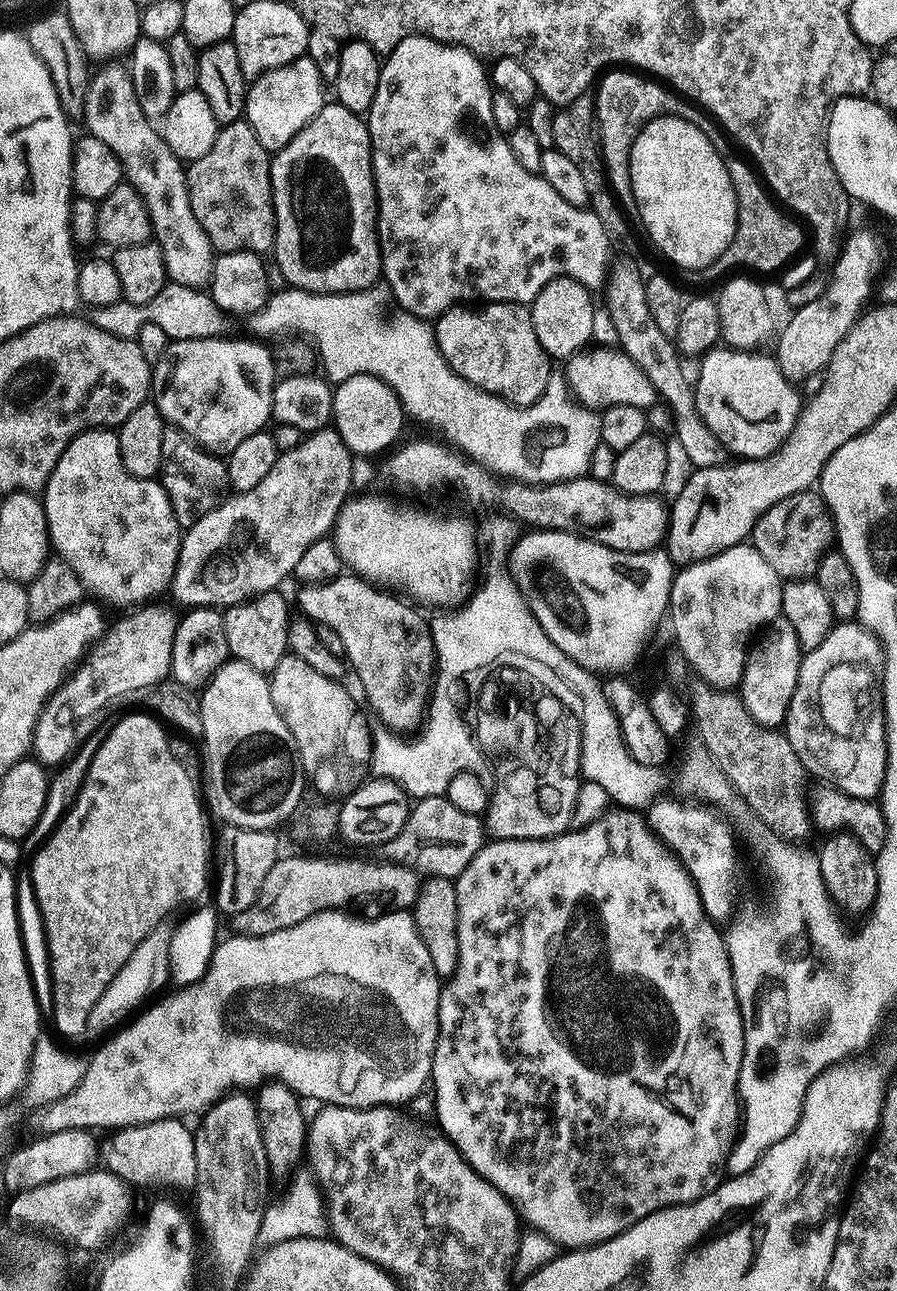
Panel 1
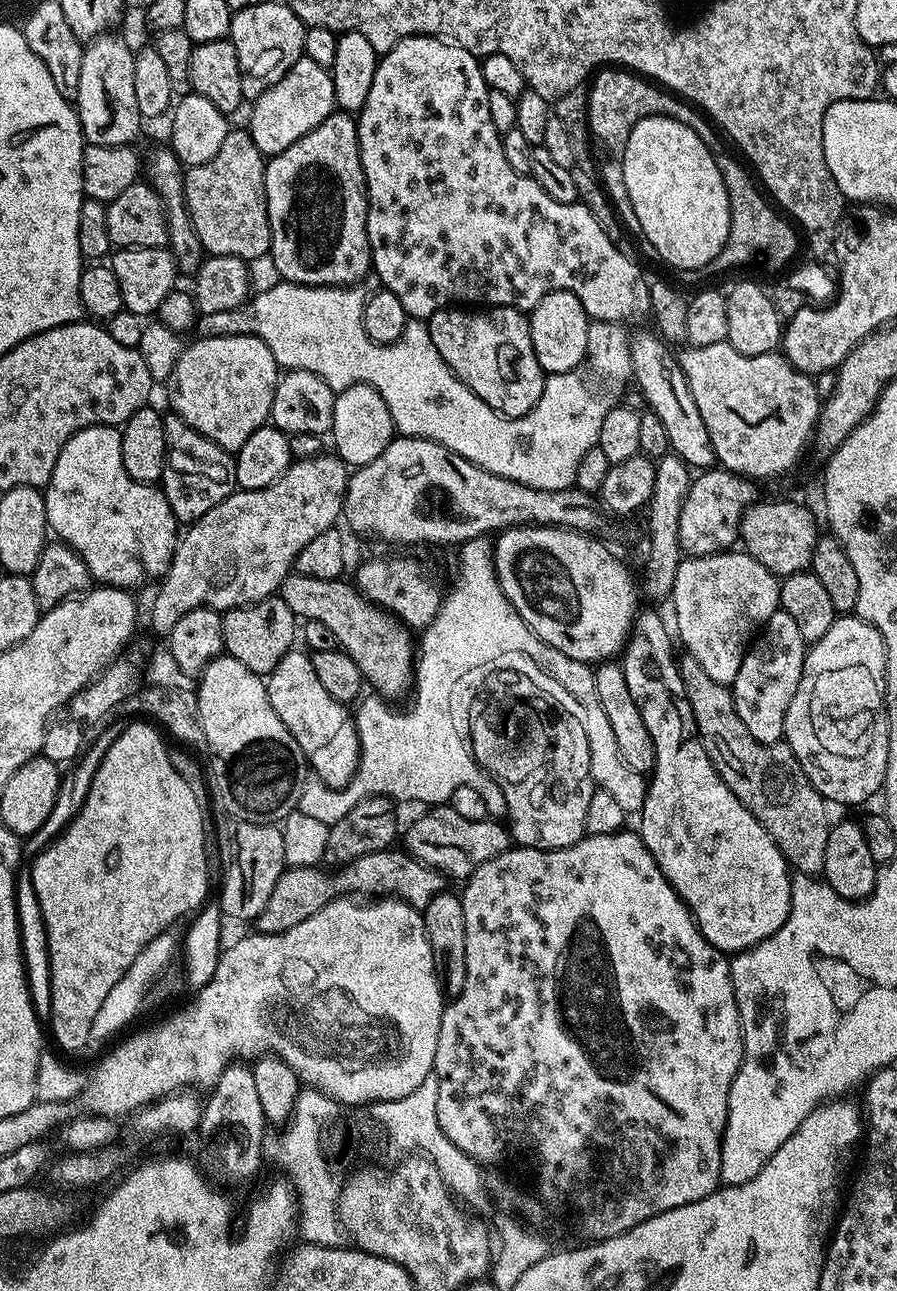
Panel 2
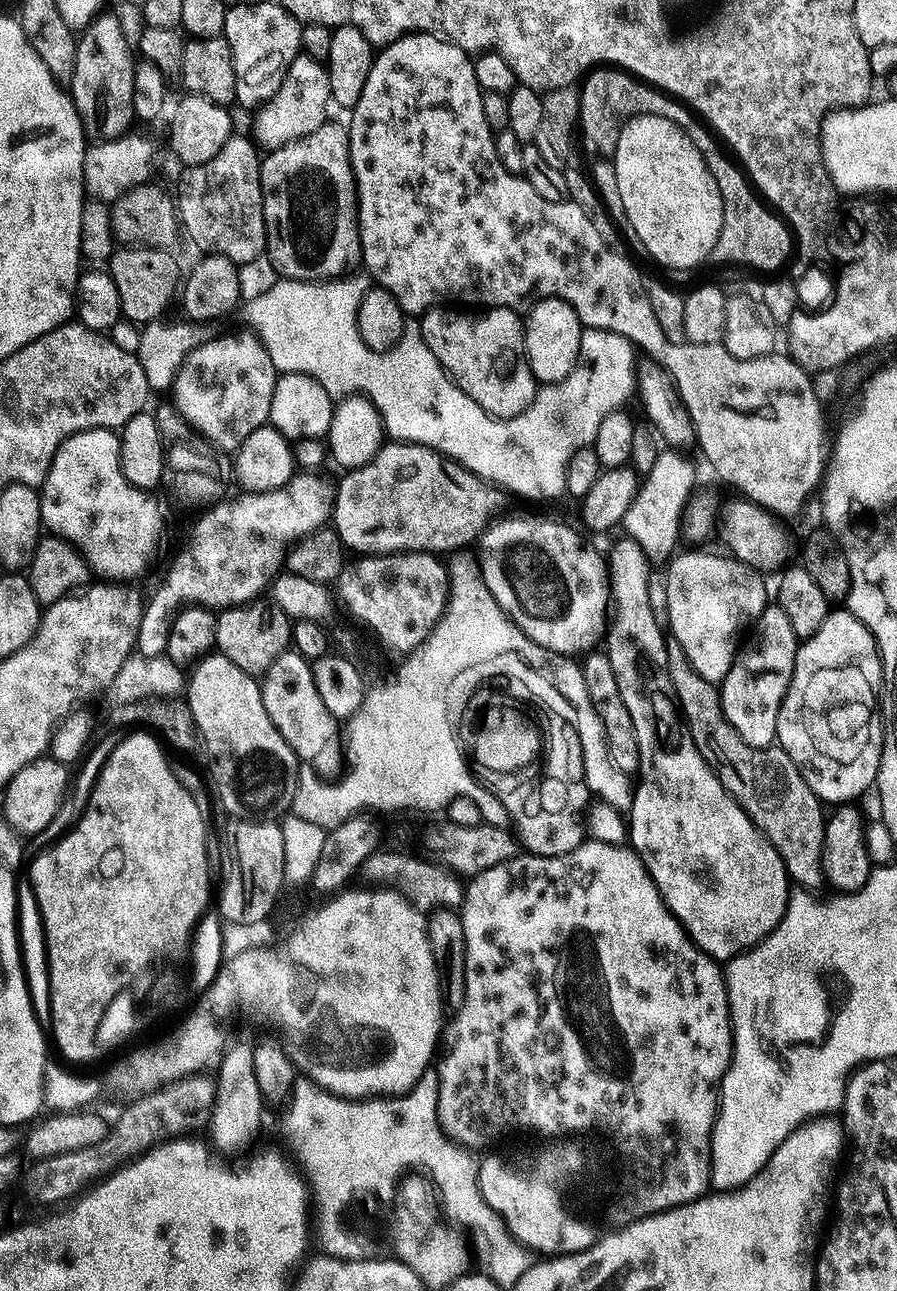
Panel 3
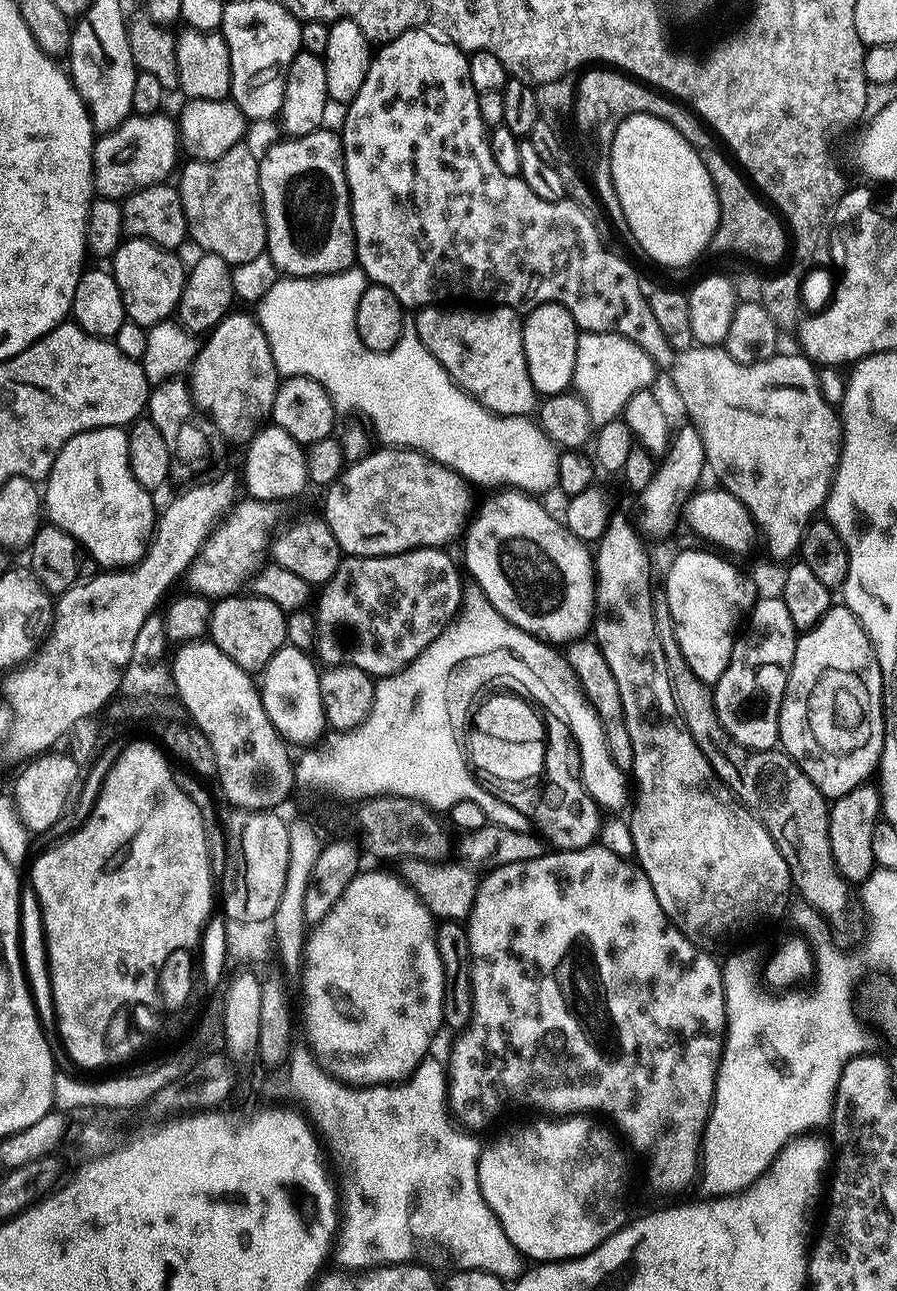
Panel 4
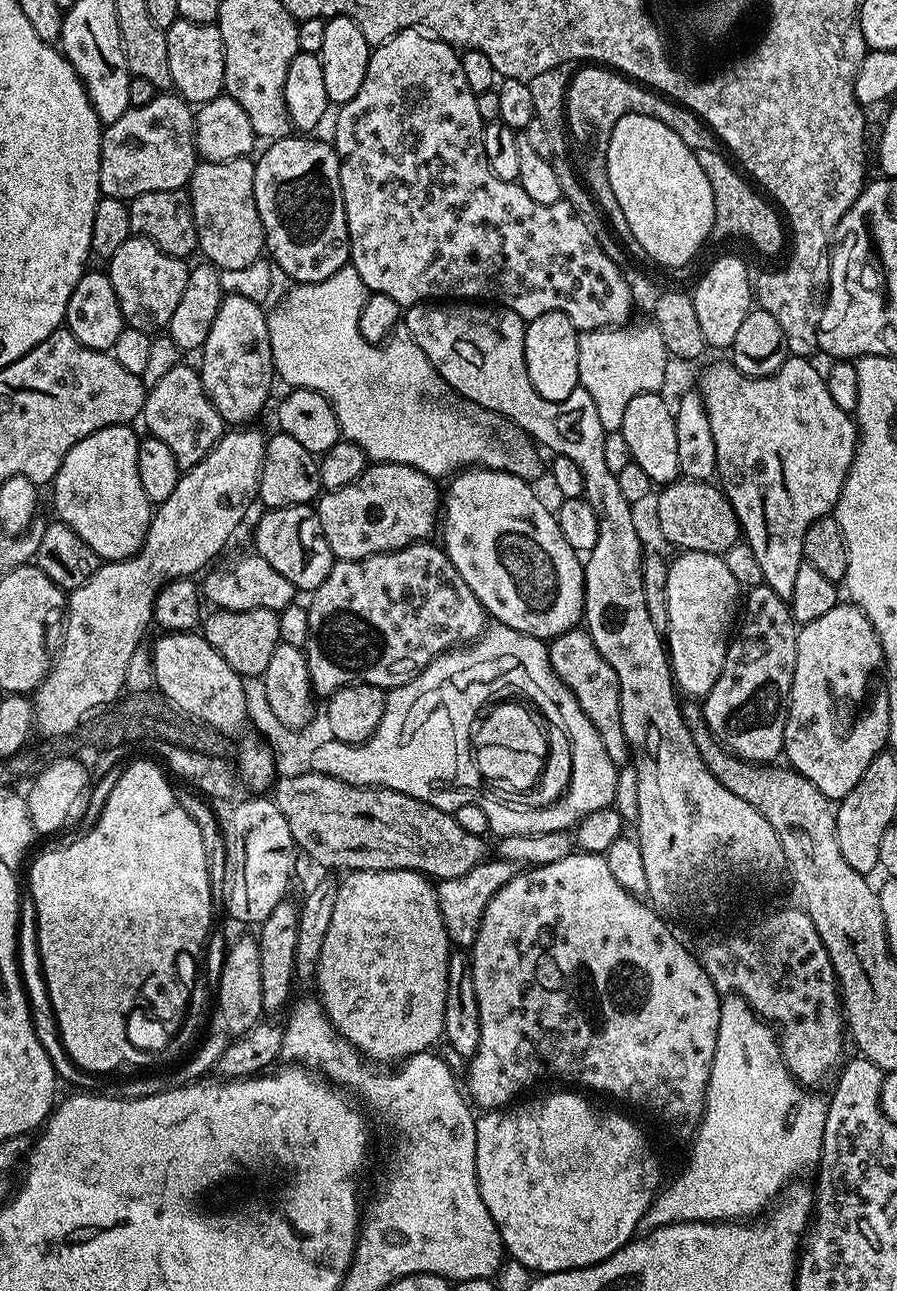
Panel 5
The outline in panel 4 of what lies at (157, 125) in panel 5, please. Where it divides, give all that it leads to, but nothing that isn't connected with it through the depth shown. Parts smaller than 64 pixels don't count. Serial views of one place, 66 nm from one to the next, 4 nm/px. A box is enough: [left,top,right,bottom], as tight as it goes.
[92,111,181,201]

